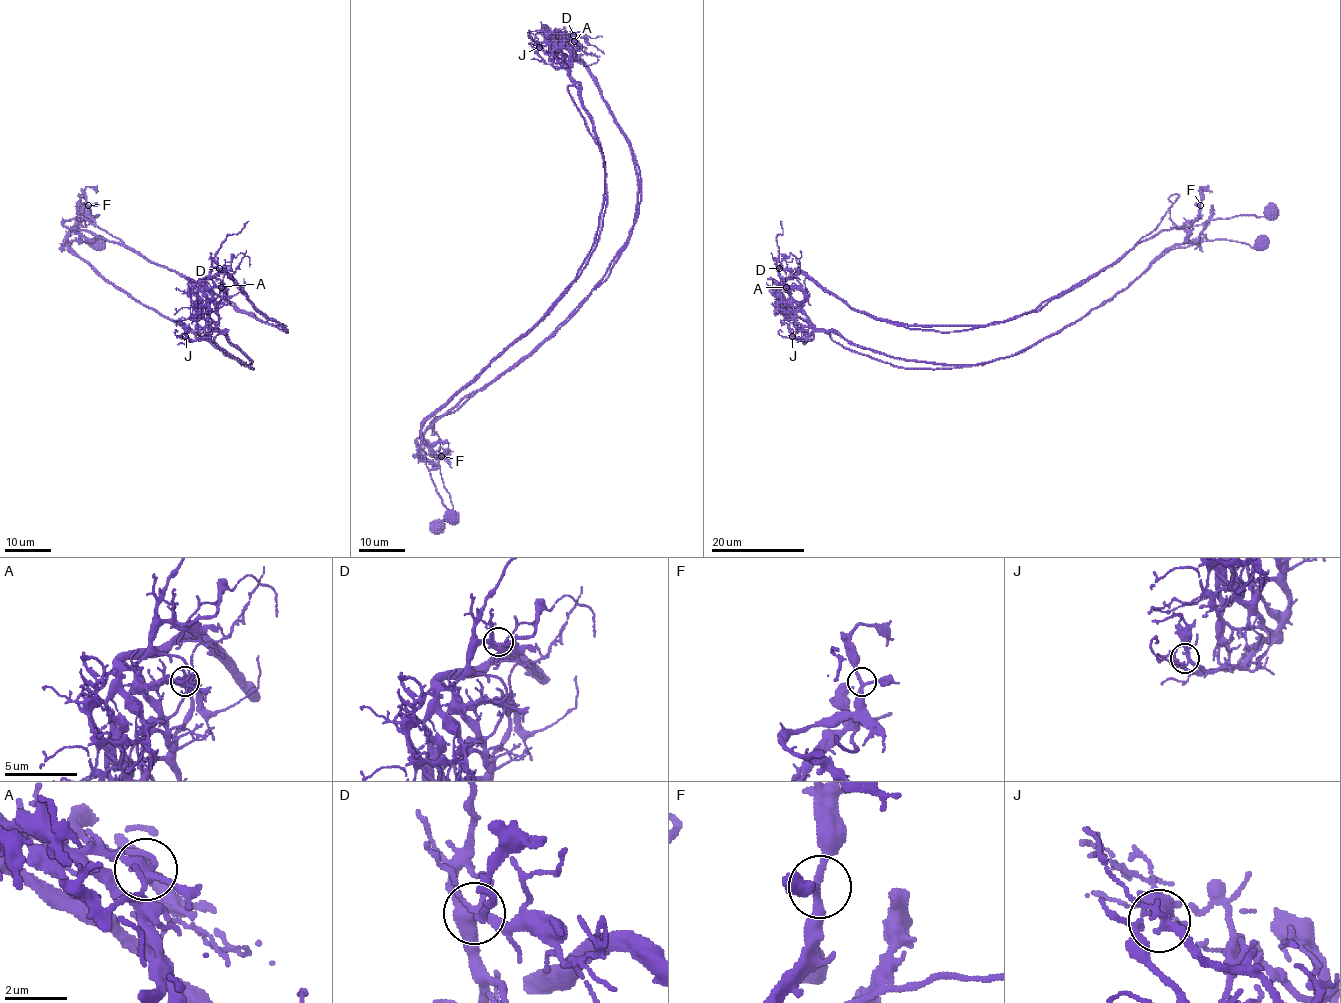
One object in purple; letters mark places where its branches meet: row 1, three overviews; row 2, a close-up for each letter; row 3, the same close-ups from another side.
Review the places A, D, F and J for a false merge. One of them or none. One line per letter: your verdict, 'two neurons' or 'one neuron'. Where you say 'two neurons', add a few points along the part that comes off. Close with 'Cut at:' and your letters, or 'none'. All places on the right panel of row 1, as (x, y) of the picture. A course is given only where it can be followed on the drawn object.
A: two neurons; course (786, 286), (814, 328), (893, 357), (985, 364), (1070, 326), (1167, 249), (1269, 242)
D: one neuron
F: one neuron
J: one neuron
Cut at: A

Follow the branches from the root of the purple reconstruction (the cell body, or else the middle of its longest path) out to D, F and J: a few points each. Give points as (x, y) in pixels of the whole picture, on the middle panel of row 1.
D: (453, 516), (426, 465), (423, 424), (544, 315), (576, 277), (598, 225), (604, 160), (569, 72), (573, 35)
F: (453, 516), (442, 502), (426, 465), (421, 435), (420, 454), (427, 460), (437, 463), (441, 448), (441, 456)
J: (453, 516), (426, 465), (423, 424), (576, 277), (603, 202), (604, 160), (590, 114), (569, 73), (539, 47)

